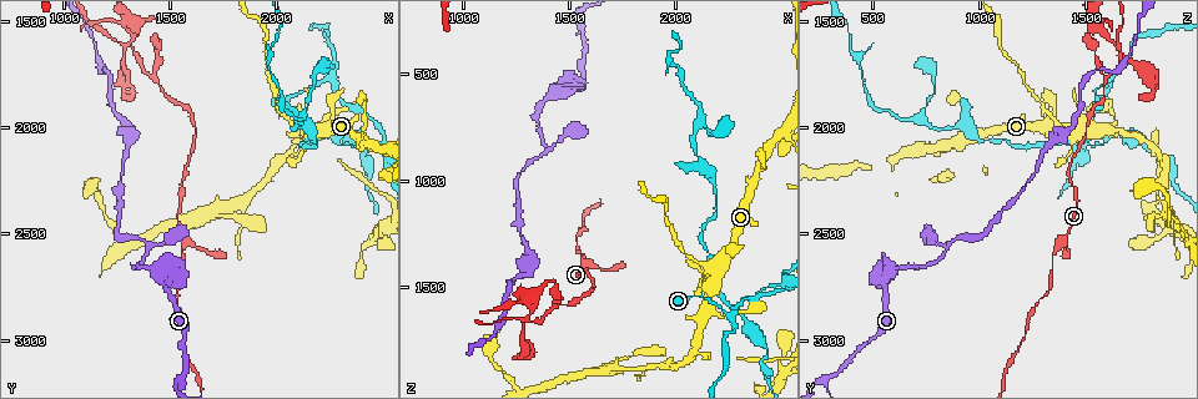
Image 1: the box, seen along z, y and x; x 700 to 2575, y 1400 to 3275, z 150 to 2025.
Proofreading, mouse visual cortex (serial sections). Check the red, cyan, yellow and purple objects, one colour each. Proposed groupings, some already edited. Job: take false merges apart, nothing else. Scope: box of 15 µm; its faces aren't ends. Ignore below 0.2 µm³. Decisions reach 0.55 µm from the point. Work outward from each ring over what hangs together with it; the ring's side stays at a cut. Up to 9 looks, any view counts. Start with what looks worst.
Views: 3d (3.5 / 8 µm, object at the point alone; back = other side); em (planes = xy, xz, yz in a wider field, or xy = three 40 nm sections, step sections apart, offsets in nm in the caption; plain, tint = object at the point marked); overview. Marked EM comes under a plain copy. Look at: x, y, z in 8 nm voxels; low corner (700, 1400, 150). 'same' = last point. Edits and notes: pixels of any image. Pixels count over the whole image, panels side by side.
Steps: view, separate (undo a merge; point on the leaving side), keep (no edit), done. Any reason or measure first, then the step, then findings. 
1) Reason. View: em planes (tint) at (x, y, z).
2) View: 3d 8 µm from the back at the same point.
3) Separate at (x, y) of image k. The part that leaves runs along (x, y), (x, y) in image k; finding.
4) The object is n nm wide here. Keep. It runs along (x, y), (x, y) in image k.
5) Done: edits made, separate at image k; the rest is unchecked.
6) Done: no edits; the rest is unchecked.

View: 3d 3.5 µm at (1310, 1620, 1650).

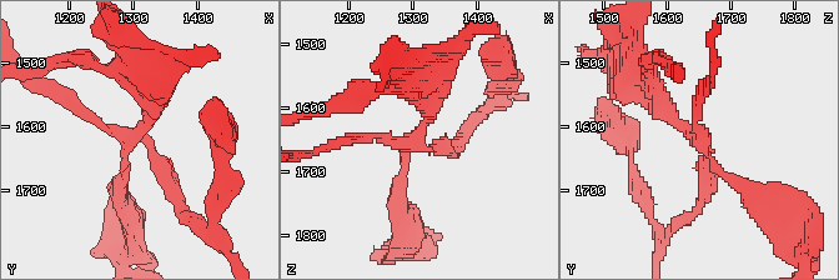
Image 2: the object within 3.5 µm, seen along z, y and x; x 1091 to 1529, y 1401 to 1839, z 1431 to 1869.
4 arms meet here; the arms are 150, 150, 200, 200 nm wide. View: em planes (tint) at (1305, 1610, 1650).

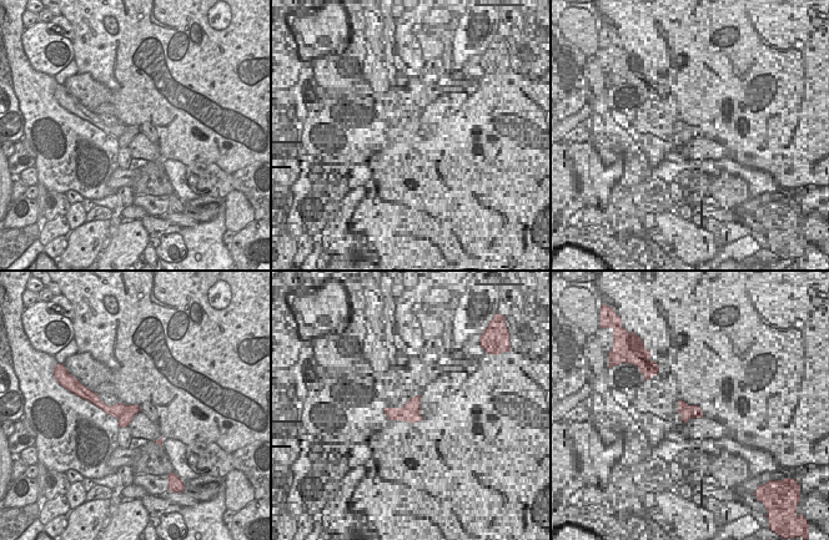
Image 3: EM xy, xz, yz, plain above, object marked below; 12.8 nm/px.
Separate at (659, 114) of image 2. The part that leaves runs along (694, 135), (662, 104), (633, 54) in image 2; two cells meet here.

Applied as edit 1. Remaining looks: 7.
Abrupt turn. View: 3d 3.5 µm at (2230, 1780, 1620).

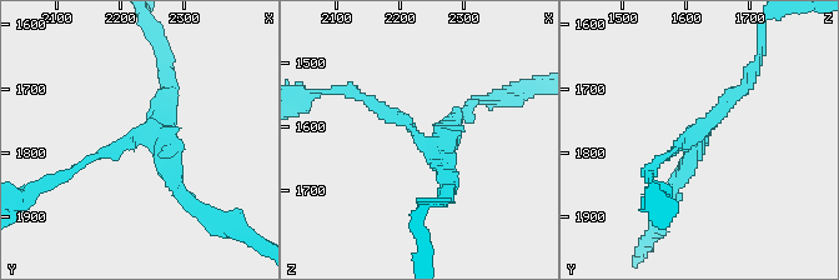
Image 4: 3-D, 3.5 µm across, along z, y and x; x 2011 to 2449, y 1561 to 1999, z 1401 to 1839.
Now the EM. View: em xy step 1 (tint) at (2235, 1775, 1625).

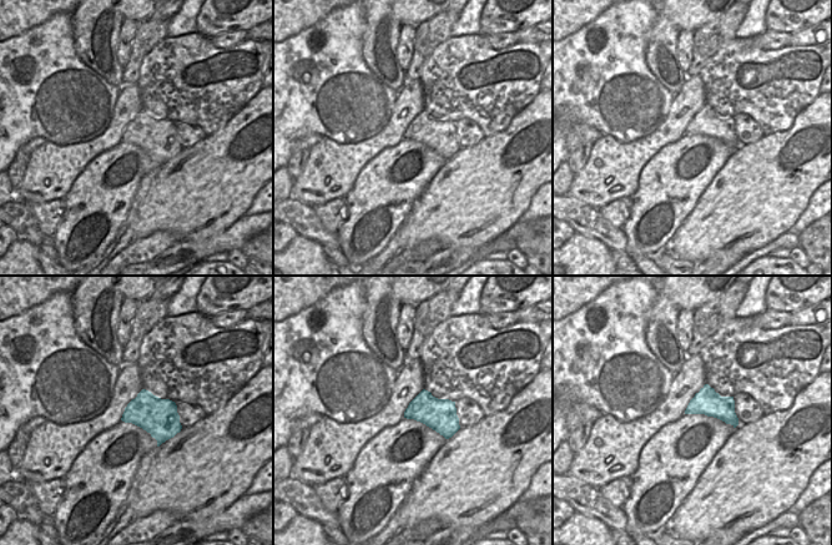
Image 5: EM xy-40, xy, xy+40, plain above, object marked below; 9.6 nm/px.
Keep. It runs along (84, 163), (156, 136), (184, 194) in image 4; continuous, no second cell.

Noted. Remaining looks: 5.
Two arms at a narrow angle. View: 3d 3.5 µm at (2490, 2070, 1500).

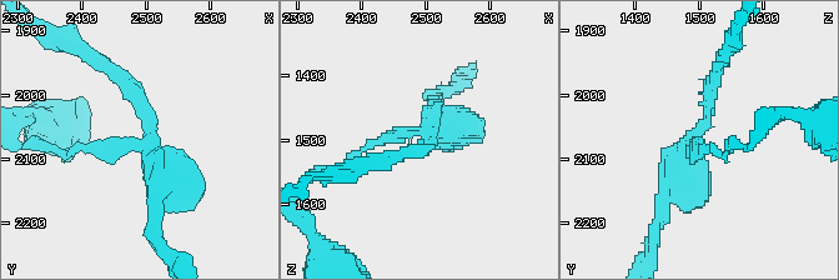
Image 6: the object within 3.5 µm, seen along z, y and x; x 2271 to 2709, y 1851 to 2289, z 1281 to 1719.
4 arms meet here; the arms are 150, 200, 300, 400 nm wide. View: em xy step 1 (tint) at (2485, 2075, 1490).

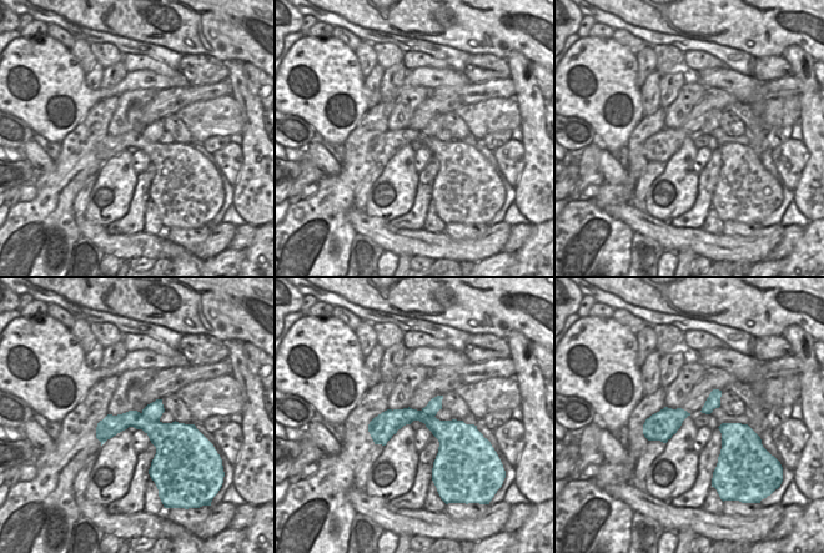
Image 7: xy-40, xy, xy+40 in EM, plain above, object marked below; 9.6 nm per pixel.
Separate at (98, 153) of image 6. The part that leaves runs along (140, 143), (71, 154), (33, 143) in image 6; a second cell is stuck on.

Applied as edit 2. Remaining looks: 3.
See it whole again. View: overview.

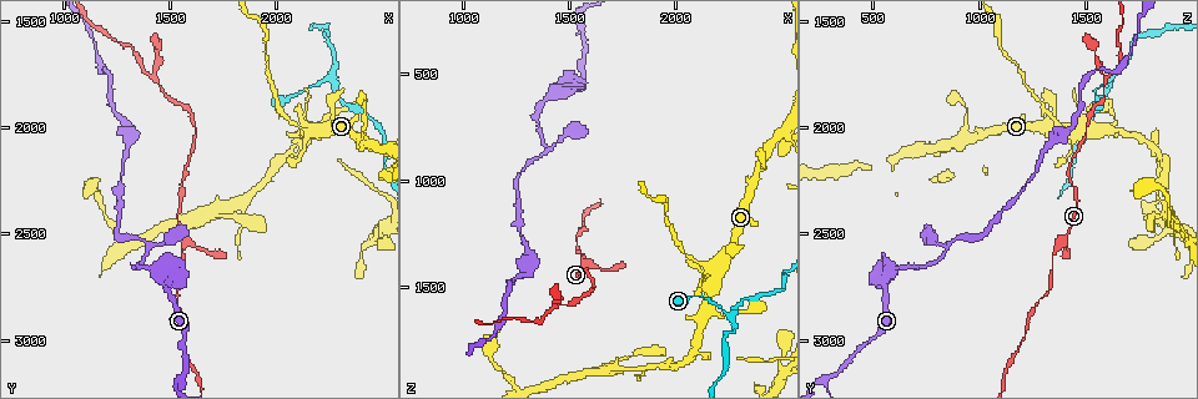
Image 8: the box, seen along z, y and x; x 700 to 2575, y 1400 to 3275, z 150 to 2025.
View: 3d 3.5 µm at (1390, 2570, 860).

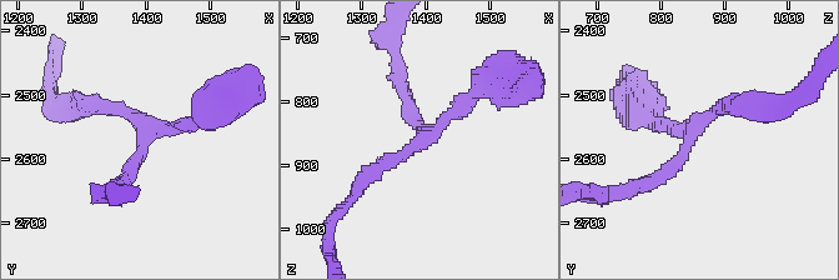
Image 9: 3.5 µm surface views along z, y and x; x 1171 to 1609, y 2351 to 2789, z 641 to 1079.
View: em planes (tint) at (1405, 2565, 850).

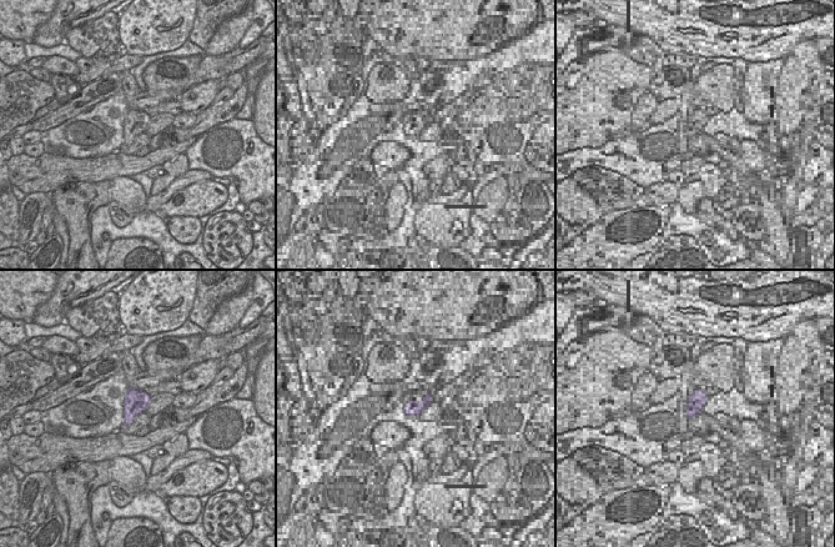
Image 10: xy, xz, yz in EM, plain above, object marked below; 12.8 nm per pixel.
Keep. It runs along (639, 184), (672, 169), (713, 110), (735, 106) in image 9; one cell here.

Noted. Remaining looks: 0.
Done: edits made, separate at image 2, separate at image 6; the rest is unchecked.

